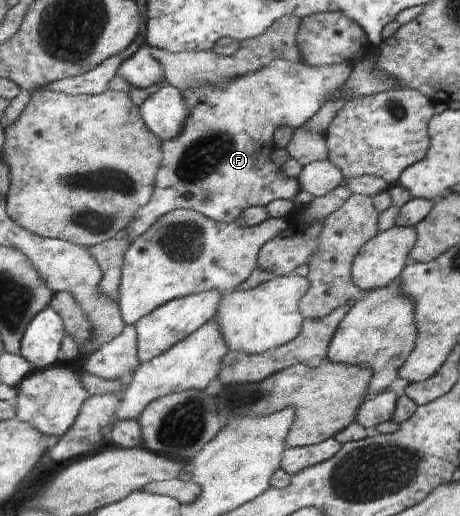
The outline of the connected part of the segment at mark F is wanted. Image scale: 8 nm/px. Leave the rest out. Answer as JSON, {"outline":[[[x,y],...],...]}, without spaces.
{"outline":[[[276,59],[263,69],[238,75],[225,84],[206,83],[182,89],[181,95],[189,110],[184,130],[177,137],[162,143],[163,164],[155,179],[153,198],[137,211],[125,234],[132,235],[134,240],[166,214],[178,209],[190,209],[214,221],[231,223],[236,222],[238,216],[250,207],[264,207],[276,200],[292,201],[302,190],[301,184],[297,177],[287,177],[281,171],[282,164],[275,163],[271,158],[274,130],[280,124],[287,124],[286,114],[308,114],[308,118],[314,116],[325,102],[343,88],[352,74],[353,67],[346,63],[311,67],[301,62]]]}

